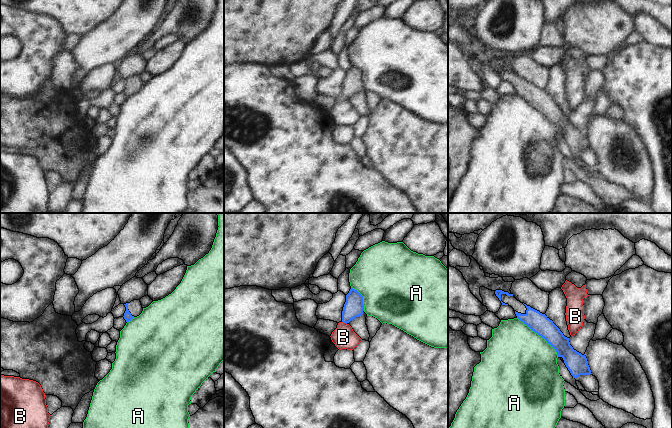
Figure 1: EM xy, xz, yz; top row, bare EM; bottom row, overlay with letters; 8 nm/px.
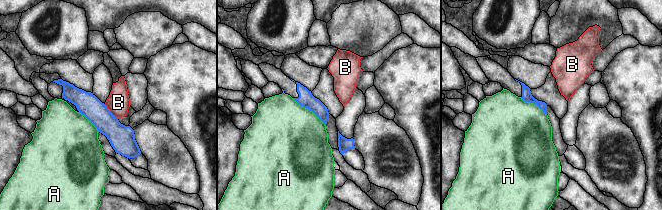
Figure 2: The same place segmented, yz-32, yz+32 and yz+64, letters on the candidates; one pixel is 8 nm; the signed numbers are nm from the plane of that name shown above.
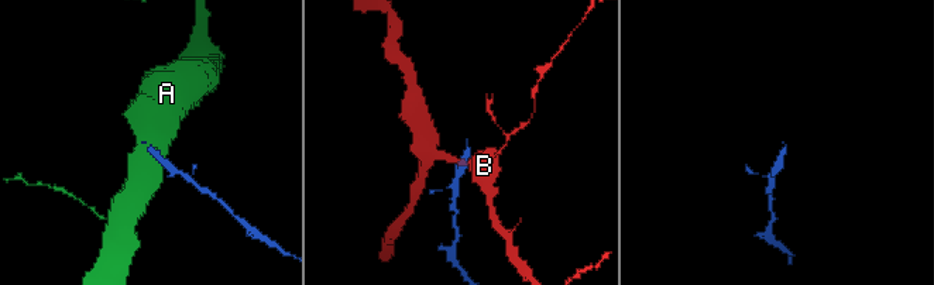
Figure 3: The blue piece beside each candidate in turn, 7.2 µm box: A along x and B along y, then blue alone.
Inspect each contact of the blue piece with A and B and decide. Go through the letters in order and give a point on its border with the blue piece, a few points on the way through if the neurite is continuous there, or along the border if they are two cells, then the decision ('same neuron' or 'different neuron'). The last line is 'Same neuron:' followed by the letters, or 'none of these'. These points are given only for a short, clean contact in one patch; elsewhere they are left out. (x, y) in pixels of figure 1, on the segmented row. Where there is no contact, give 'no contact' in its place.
A: contact yz (539, 335); different neuron
B: contact xz (344, 322); border xz (342, 321), (346, 324); different neuron
Same neuron: none of these

